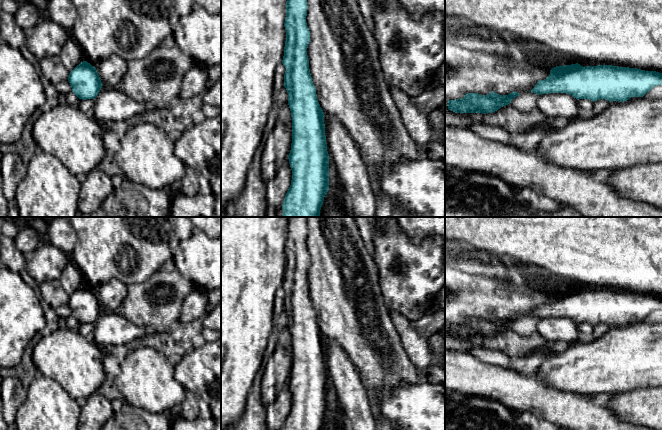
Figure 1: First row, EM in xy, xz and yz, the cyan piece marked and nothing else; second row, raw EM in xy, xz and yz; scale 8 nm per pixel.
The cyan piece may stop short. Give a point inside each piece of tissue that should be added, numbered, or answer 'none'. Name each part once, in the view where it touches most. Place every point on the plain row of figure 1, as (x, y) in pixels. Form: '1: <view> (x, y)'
none

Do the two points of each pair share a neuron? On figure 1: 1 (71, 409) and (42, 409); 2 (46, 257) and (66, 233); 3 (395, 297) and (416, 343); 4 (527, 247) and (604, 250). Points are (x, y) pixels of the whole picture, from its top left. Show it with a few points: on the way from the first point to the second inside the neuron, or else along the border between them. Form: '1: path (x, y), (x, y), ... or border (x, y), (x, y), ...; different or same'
1: path (64, 409), (49, 409); same
2: border (45, 239), (64, 251), (70, 260); different
3: border (389, 310), (397, 310), (410, 322); different
4: path (546, 247), (585, 247); same

